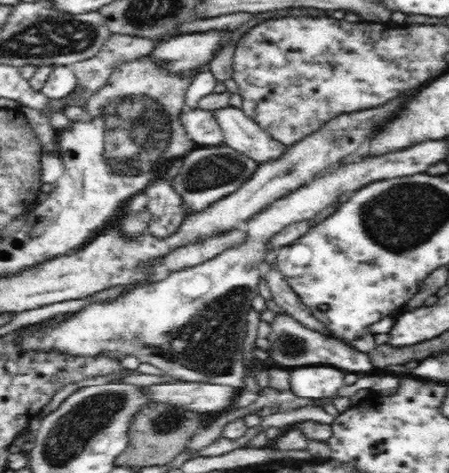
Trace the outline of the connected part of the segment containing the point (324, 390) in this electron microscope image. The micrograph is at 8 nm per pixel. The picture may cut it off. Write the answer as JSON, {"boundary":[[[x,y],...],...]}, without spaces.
{"boundary":[[[328,366],[293,368],[290,372],[290,390],[298,398],[321,399],[334,396],[344,385],[346,372]]]}

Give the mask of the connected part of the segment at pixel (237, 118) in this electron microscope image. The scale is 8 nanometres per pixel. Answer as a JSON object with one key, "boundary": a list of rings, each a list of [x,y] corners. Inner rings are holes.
{"boundary":[[[226,108],[214,112],[225,136],[225,146],[263,166],[282,160],[289,152],[289,145],[278,141],[242,109]]]}

